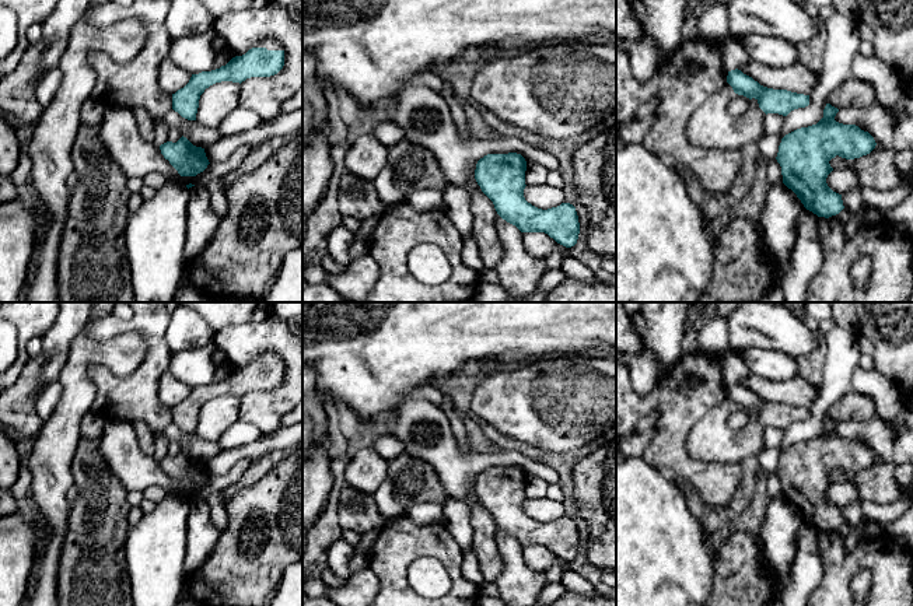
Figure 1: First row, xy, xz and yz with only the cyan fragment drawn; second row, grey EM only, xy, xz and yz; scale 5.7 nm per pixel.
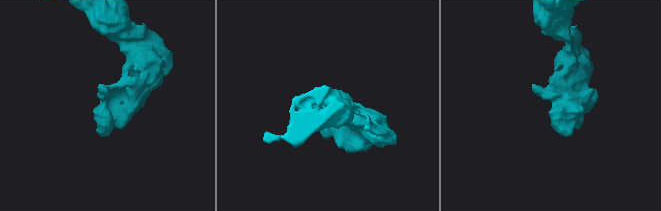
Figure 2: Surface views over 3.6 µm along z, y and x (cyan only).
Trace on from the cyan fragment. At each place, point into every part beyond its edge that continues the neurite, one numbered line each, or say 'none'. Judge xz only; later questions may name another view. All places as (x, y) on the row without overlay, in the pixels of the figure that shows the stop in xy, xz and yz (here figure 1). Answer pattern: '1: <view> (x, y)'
none

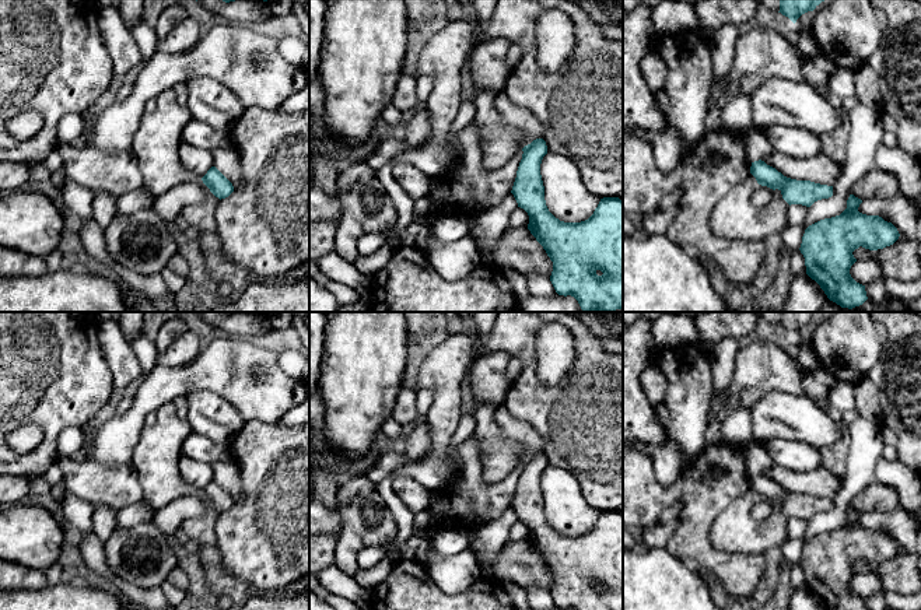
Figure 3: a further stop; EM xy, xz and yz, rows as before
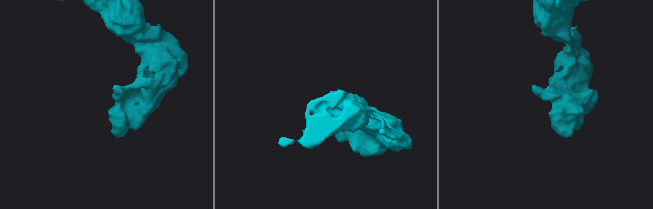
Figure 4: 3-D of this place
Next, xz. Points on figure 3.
none

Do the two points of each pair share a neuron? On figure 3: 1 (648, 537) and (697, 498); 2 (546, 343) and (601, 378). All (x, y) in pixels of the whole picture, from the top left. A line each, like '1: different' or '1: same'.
1: different
2: different

